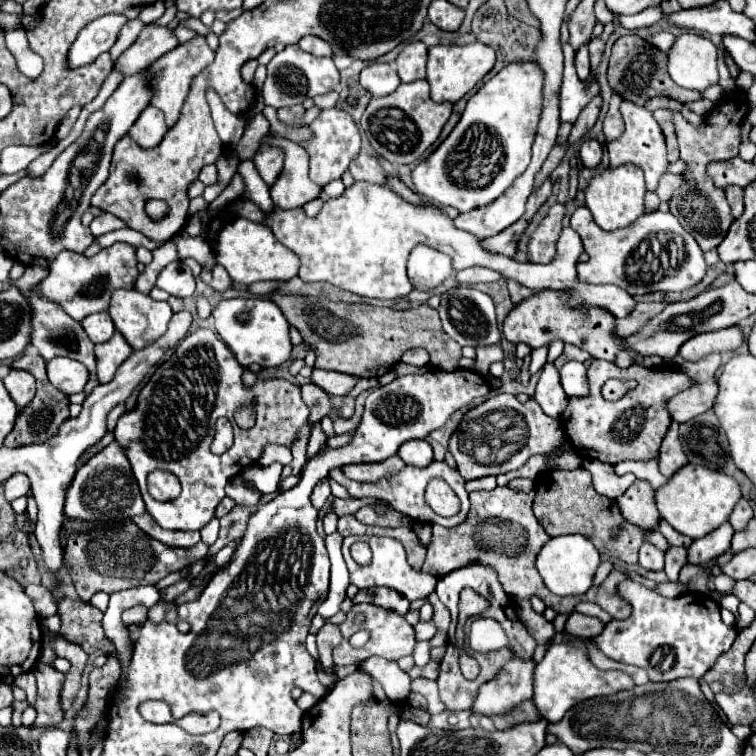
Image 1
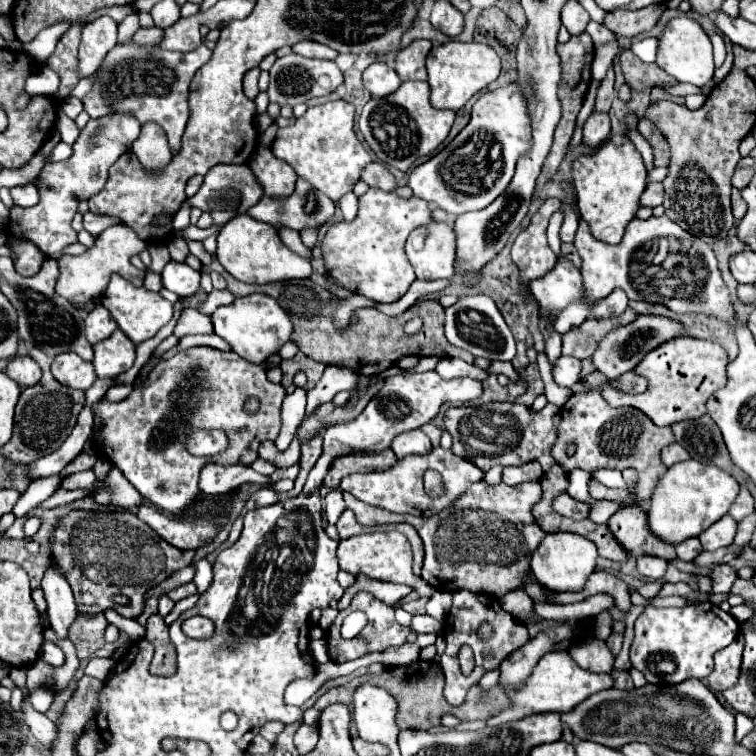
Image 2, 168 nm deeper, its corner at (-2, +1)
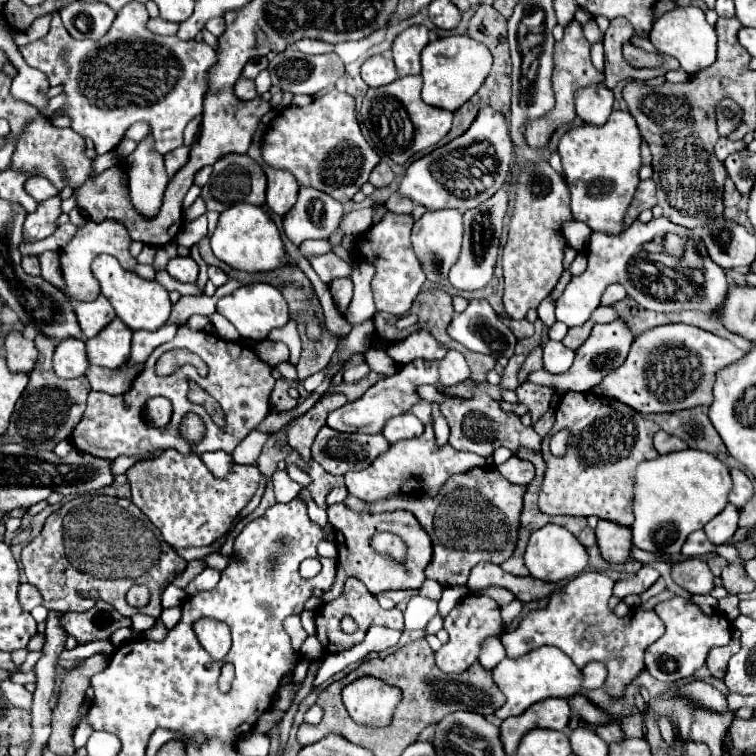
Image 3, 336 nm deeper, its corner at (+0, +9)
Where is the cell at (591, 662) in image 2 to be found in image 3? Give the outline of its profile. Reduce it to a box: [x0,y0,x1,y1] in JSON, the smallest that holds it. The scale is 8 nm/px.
[582,661,606,689]

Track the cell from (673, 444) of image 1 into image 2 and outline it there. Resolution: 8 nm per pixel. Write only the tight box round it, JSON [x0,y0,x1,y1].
[662,443,690,465]

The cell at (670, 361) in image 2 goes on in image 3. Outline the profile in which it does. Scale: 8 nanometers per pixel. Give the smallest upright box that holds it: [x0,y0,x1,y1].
[592,323,744,415]

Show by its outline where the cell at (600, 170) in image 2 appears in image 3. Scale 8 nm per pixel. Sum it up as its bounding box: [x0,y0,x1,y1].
[558,111,640,235]

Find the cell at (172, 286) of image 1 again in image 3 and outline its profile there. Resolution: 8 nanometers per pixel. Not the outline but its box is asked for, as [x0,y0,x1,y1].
[166,257,198,283]

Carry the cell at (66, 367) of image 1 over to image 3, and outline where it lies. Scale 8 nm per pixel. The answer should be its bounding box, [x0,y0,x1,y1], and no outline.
[54,339,90,379]

